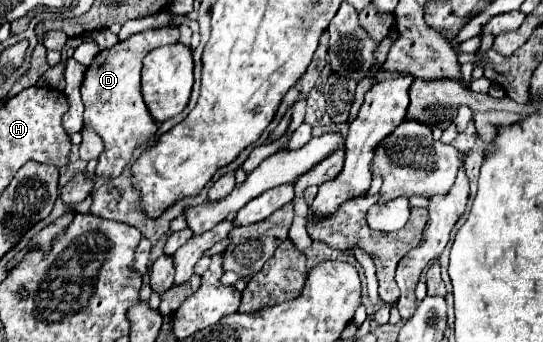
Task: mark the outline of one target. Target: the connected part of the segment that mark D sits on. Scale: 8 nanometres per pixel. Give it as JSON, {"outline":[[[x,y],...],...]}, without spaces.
{"outline":[[[158,28],[146,30],[130,36],[116,46],[102,50],[94,56],[92,64],[86,68],[86,76],[82,82],[82,102],[84,102],[84,128],[92,128],[104,140],[104,152],[98,158],[96,176],[114,178],[120,176],[124,166],[130,162],[136,146],[152,140],[158,132],[158,122],[150,116],[142,92],[140,92],[140,68],[142,58],[164,44],[178,42],[178,28]]]}

